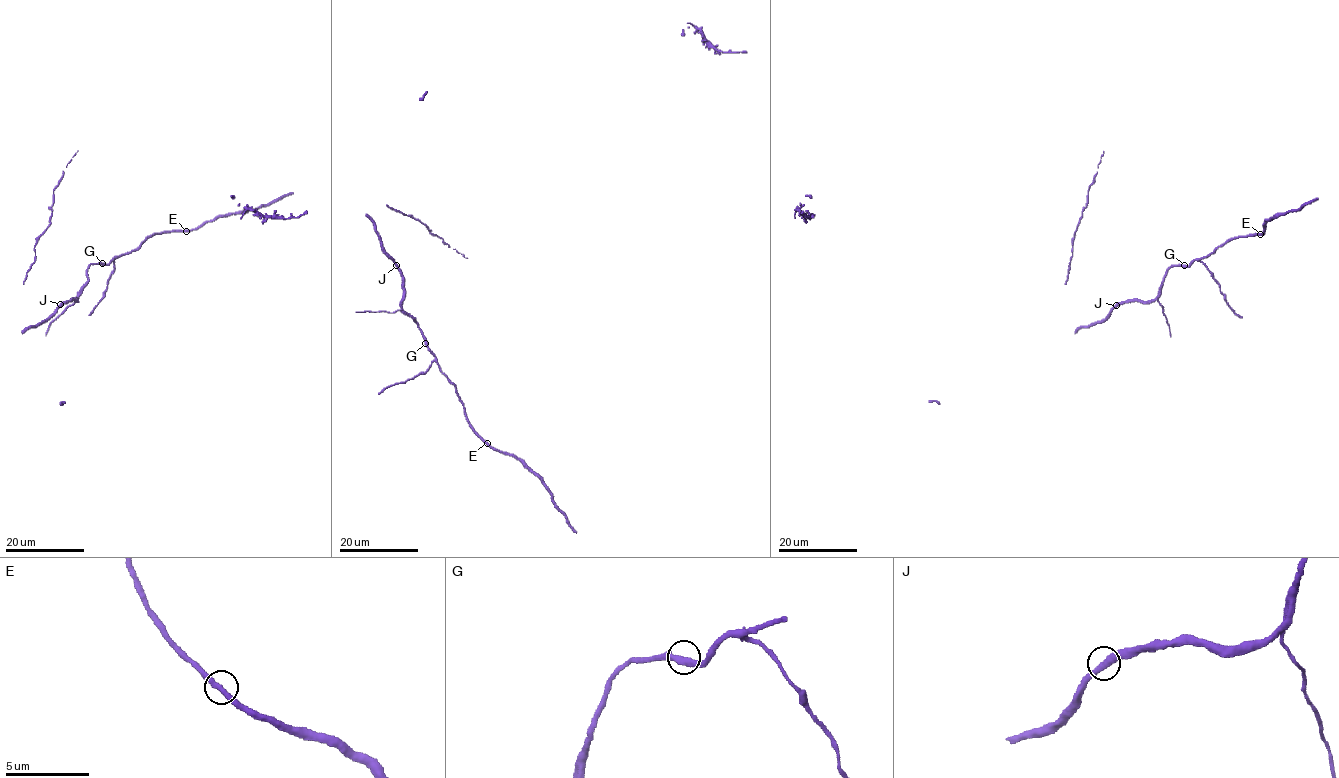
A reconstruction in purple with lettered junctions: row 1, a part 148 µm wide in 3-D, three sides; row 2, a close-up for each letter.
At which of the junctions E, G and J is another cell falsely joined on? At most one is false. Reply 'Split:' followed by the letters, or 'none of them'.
Split: E

